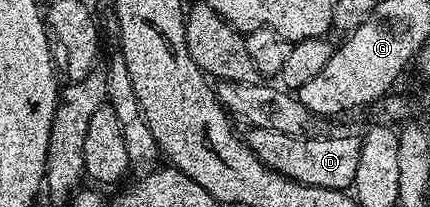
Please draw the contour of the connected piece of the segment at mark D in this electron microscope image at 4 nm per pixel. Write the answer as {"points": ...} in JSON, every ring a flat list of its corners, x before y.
{"points":[[248,128,246,139,248,145,258,154,258,158,266,167,281,172,286,178,297,180,299,184,322,186,348,190,356,183,358,158,362,140,357,136,320,136,308,134,291,136,278,134,278,130,262,130]]}

